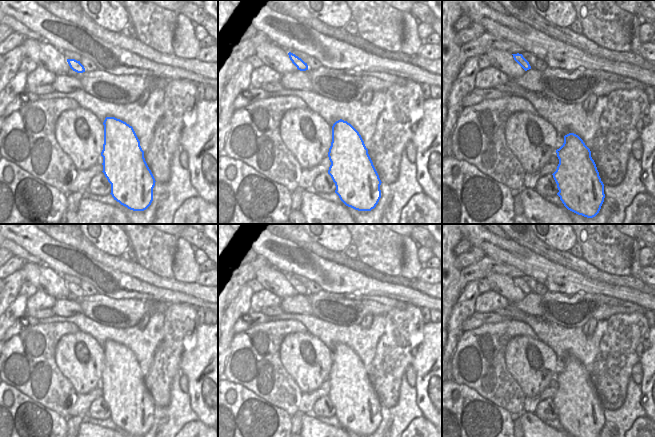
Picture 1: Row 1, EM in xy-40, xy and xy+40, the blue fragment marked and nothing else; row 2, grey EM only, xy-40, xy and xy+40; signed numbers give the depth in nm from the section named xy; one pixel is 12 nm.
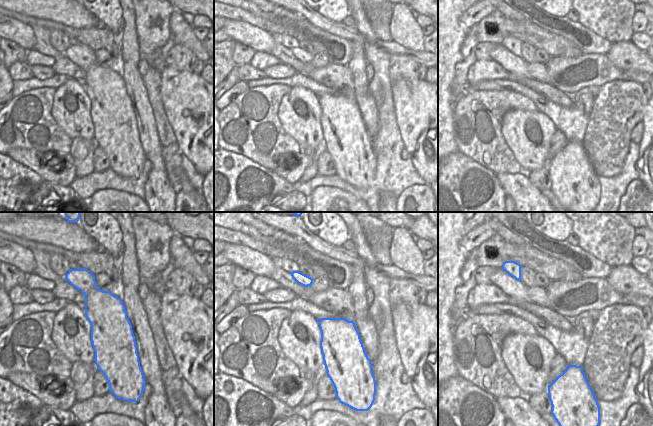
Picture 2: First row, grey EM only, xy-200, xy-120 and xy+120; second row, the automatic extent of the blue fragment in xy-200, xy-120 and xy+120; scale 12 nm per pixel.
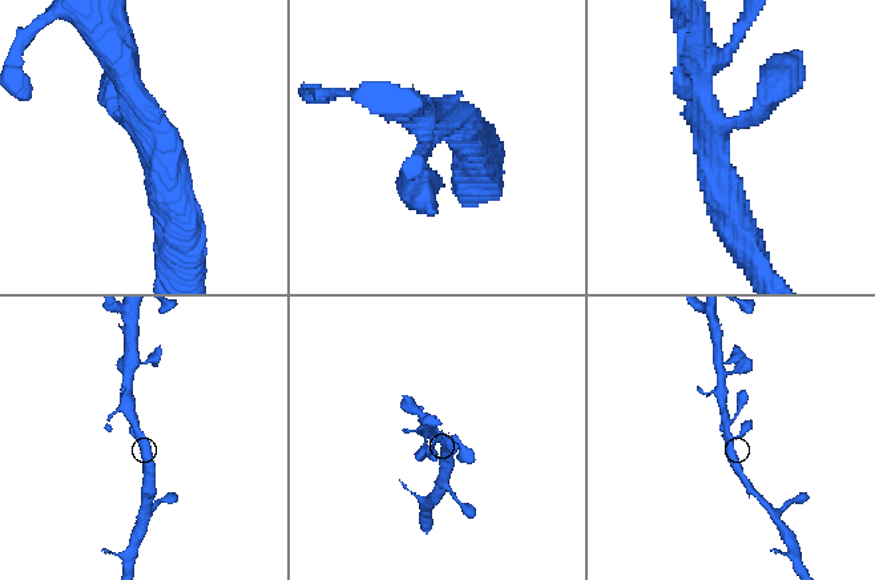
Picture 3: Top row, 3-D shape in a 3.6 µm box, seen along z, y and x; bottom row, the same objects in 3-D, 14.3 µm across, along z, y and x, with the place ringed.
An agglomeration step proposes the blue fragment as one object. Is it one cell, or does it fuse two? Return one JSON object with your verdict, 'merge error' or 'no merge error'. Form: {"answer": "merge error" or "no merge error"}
{"answer": "no merge error"}

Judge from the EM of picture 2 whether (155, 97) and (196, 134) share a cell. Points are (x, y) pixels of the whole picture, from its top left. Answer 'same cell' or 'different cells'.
different cells

